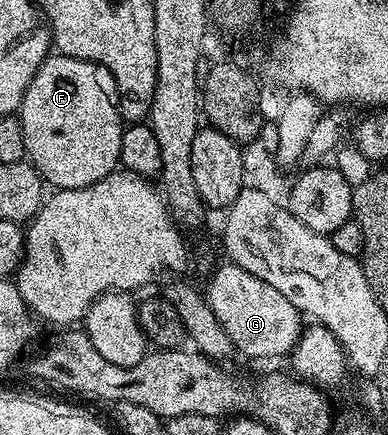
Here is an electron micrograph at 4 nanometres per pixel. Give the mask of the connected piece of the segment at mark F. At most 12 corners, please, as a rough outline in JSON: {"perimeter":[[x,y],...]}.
{"perimeter":[[48,55],[17,115],[52,189],[120,167],[105,66]]}

